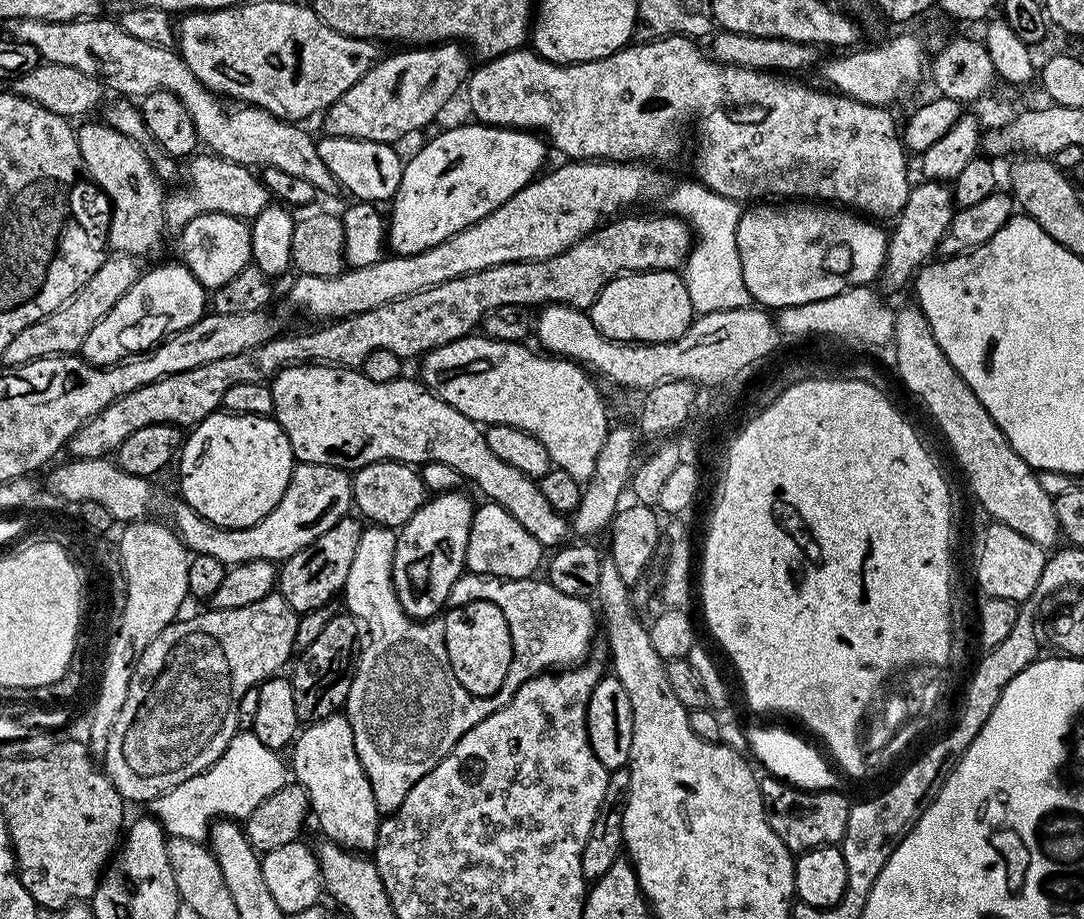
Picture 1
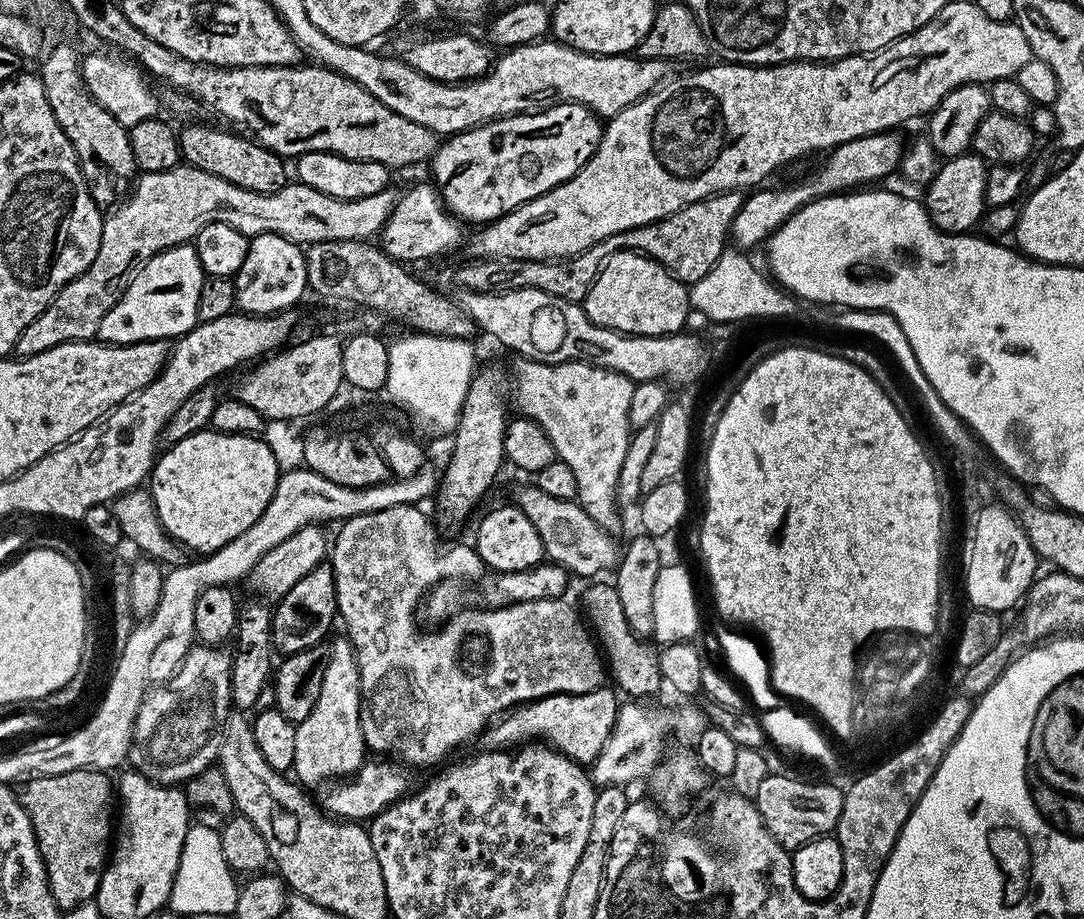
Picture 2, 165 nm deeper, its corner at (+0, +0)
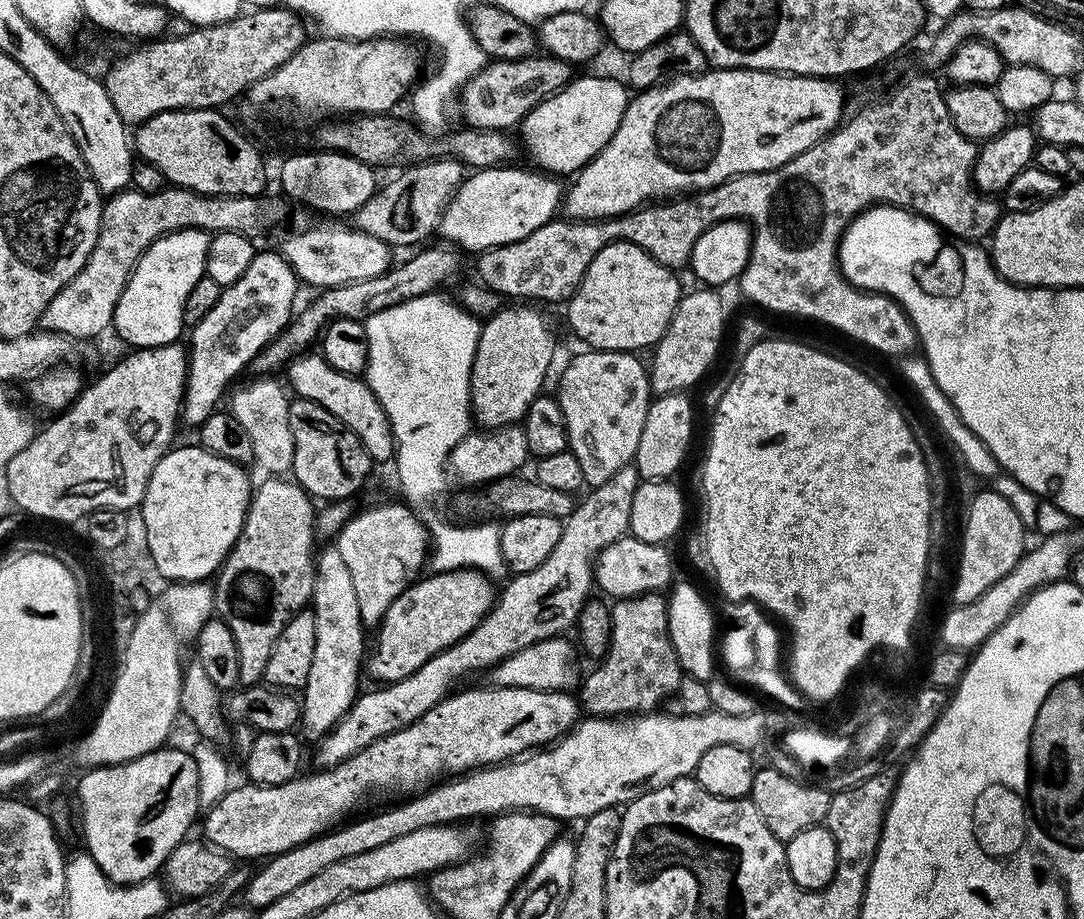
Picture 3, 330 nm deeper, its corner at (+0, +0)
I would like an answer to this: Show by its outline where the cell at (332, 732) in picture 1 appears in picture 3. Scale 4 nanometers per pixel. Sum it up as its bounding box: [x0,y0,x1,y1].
[302,547,366,738]

